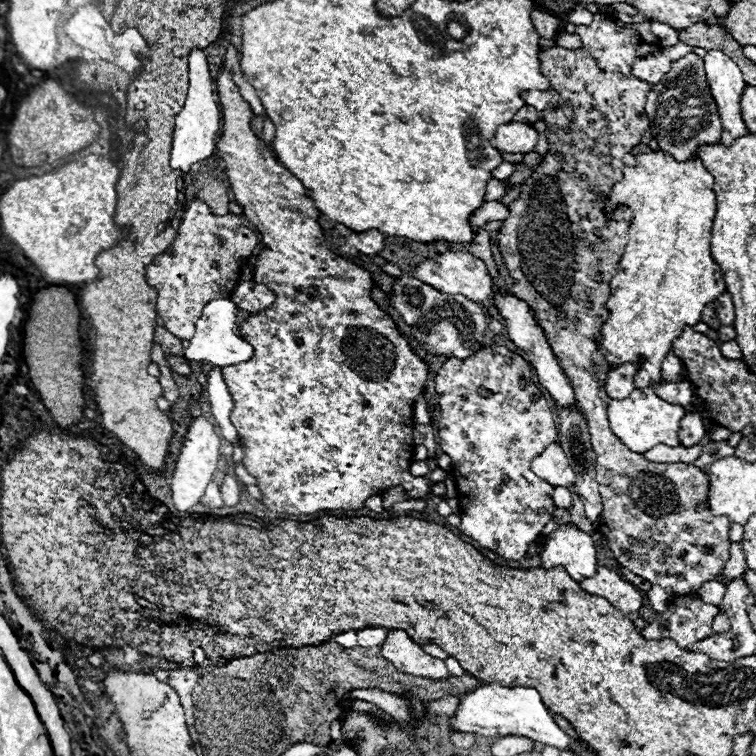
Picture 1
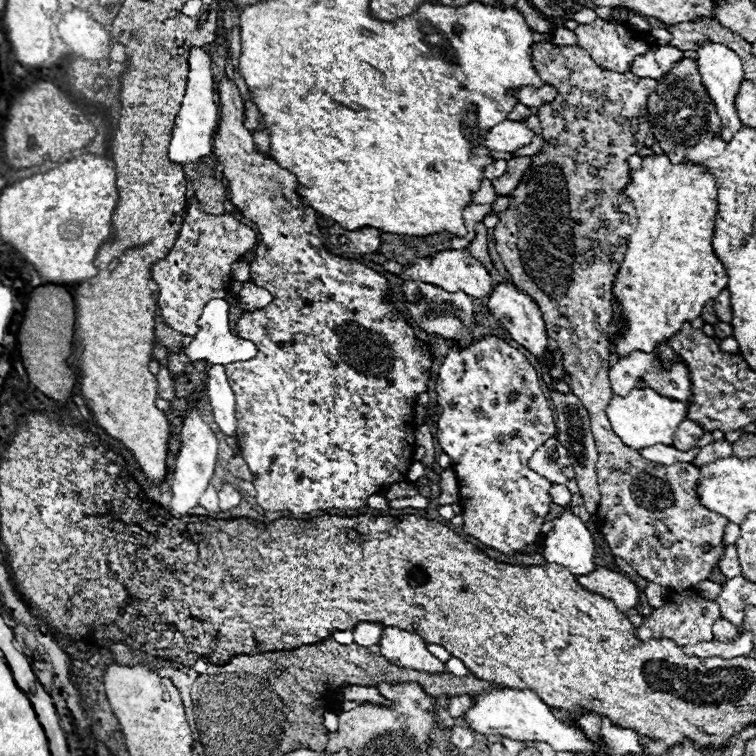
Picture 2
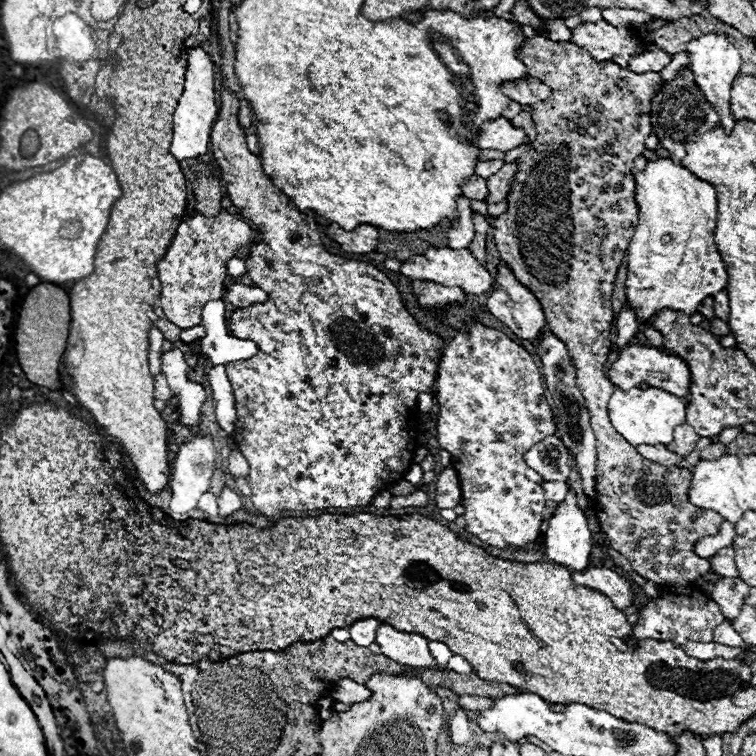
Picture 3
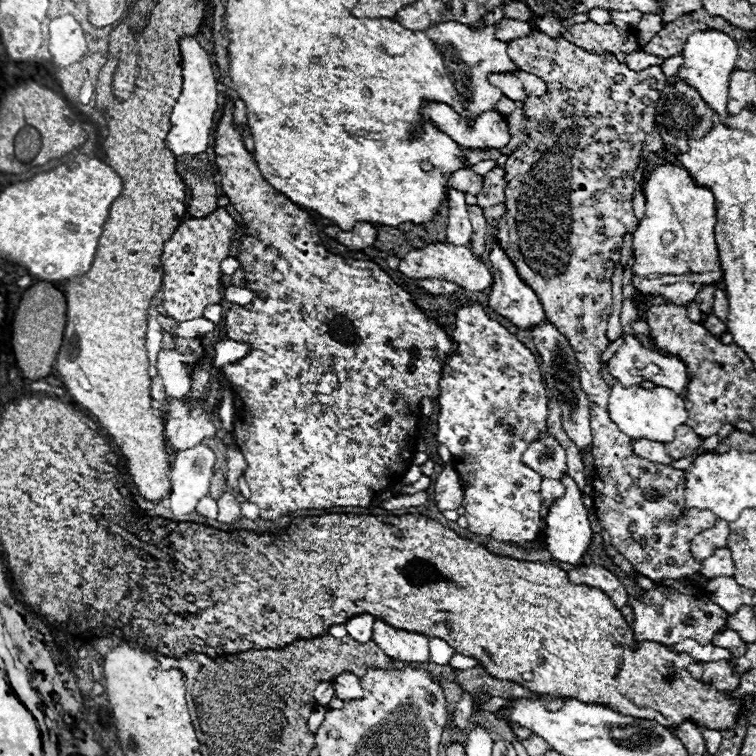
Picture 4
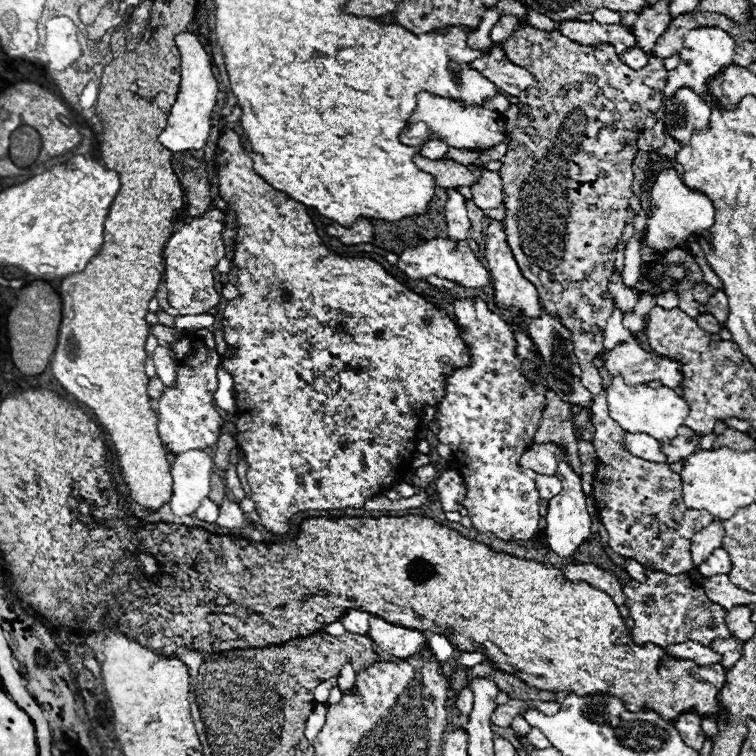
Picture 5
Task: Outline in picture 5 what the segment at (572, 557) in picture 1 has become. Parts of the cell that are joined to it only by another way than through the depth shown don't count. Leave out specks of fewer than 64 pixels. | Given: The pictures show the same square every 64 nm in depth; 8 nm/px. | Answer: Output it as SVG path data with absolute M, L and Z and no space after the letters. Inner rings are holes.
M558 446L558 470L556 470L556 476L558 480L562 480L562 492L558 496L554 496L550 502L548 502L548 514L546 514L546 538L548 538L548 546L558 554L558 556L574 556L578 546L588 540L590 536L590 526L592 526L592 518L586 510L586 496L582 492L582 478L574 472L572 464L568 462L568 454L566 450Z

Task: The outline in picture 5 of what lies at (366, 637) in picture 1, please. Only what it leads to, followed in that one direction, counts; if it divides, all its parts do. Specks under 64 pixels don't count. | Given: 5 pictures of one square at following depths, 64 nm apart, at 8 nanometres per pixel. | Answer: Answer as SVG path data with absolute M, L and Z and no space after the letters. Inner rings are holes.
M350 610L350 612L346 612L346 616L342 616L340 622L346 626L348 632L366 636L366 634L368 634L368 620L370 620L370 614L368 614L368 612Z

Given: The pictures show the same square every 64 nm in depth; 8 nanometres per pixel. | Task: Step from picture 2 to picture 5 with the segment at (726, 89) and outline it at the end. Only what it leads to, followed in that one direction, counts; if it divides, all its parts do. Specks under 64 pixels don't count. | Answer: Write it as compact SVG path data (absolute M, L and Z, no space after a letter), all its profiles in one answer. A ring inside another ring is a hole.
M702 26L694 28L684 36L684 44L678 52L680 64L668 72L668 80L664 86L664 96L674 96L678 88L694 88L702 98L706 96L706 78L718 74L724 66L732 64L734 56L734 40L718 26Z

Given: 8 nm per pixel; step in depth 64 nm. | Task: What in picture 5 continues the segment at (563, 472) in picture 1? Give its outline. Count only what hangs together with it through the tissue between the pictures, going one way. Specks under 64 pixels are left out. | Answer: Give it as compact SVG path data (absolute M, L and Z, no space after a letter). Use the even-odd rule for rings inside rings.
M532 444L520 458L522 468L530 468L536 474L548 474L554 476L558 468L556 460L556 448L552 444Z

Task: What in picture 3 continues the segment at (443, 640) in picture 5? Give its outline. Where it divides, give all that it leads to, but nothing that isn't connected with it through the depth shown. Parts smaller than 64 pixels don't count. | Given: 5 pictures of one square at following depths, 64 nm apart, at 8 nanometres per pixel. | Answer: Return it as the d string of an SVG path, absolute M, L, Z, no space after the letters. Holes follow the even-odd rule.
M430 640L430 652L438 660L438 666L442 666L442 668L448 664L448 660L452 656L452 650L444 642L438 642L438 640Z

